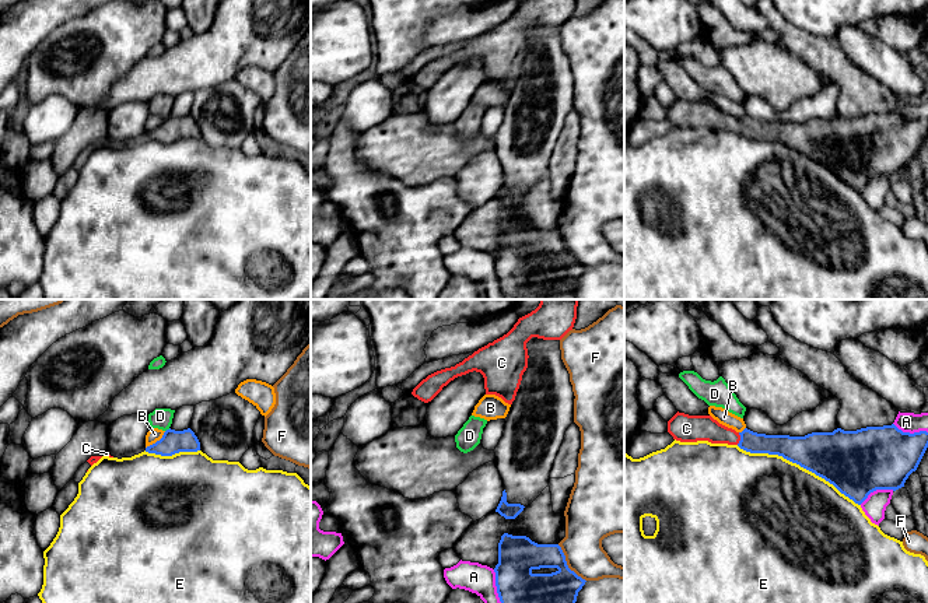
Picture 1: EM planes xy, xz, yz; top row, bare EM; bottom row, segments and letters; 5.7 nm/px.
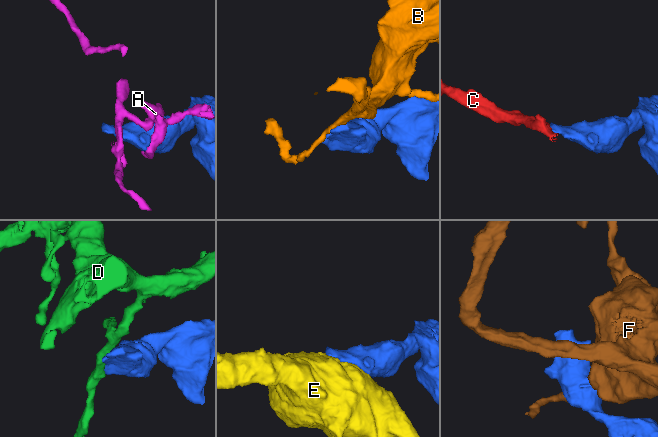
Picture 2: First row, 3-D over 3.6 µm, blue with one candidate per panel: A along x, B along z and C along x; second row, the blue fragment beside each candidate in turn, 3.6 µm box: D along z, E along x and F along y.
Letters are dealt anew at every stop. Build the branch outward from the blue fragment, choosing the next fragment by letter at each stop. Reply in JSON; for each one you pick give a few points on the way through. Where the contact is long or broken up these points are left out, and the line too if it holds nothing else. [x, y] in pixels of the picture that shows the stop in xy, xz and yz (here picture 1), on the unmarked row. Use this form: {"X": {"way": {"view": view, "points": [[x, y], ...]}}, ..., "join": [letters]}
{"C": {"way": {"view": "yz", "points": [[783, 132], [756, 130], [741, 125], [732, 125], [699, 114]]}}, "join": ["C"]}

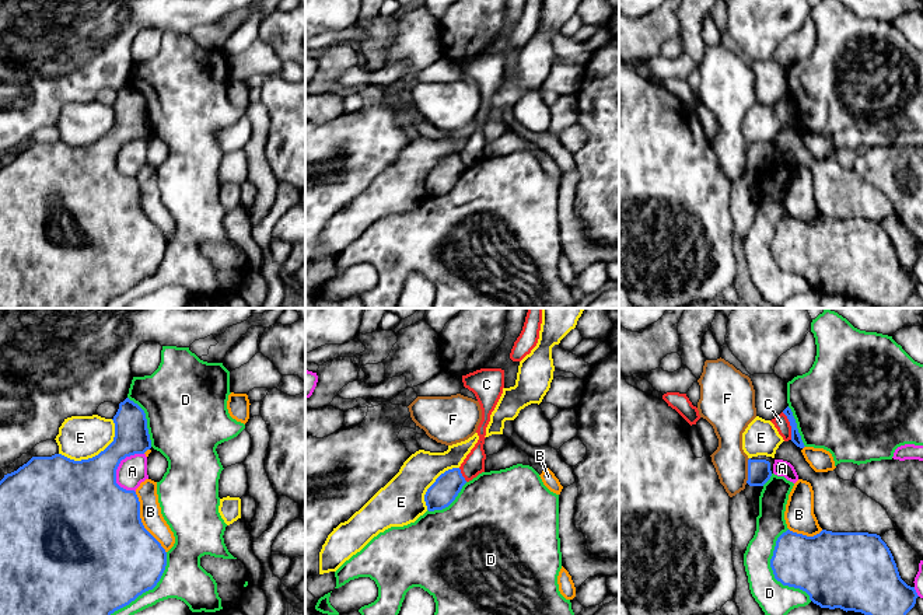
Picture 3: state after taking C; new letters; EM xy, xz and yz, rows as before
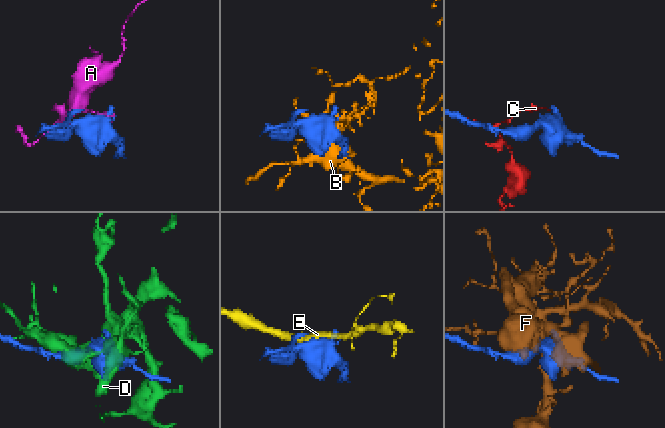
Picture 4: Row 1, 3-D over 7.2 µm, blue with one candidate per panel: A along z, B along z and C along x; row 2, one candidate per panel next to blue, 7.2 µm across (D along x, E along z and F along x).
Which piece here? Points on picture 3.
{"join": []}

